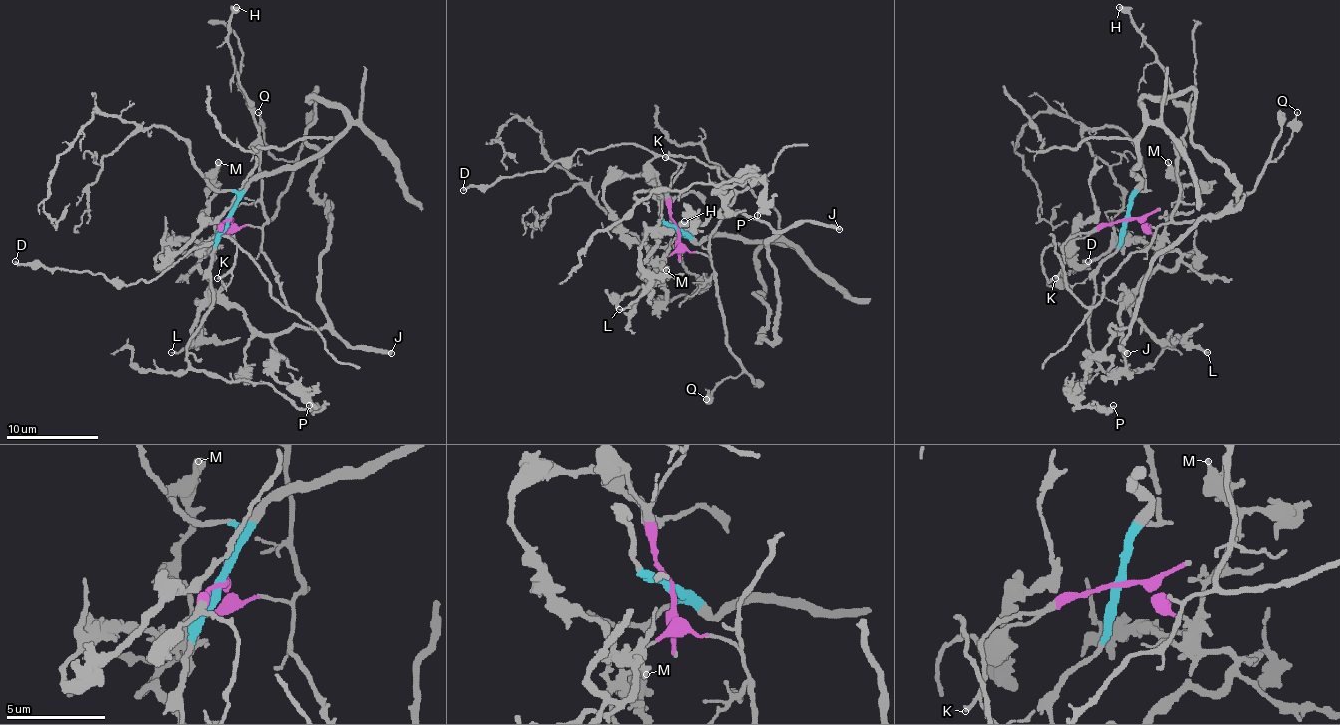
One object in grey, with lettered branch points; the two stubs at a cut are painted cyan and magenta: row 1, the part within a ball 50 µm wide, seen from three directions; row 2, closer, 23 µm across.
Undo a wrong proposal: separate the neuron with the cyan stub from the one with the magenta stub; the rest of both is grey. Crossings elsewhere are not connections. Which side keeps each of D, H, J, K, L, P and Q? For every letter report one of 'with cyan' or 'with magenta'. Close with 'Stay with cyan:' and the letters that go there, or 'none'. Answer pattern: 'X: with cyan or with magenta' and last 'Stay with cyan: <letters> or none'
D: with magenta
H: with magenta
J: with cyan
K: with magenta
L: with cyan
P: with cyan
Q: with magenta
Stay with cyan: J, L, P

